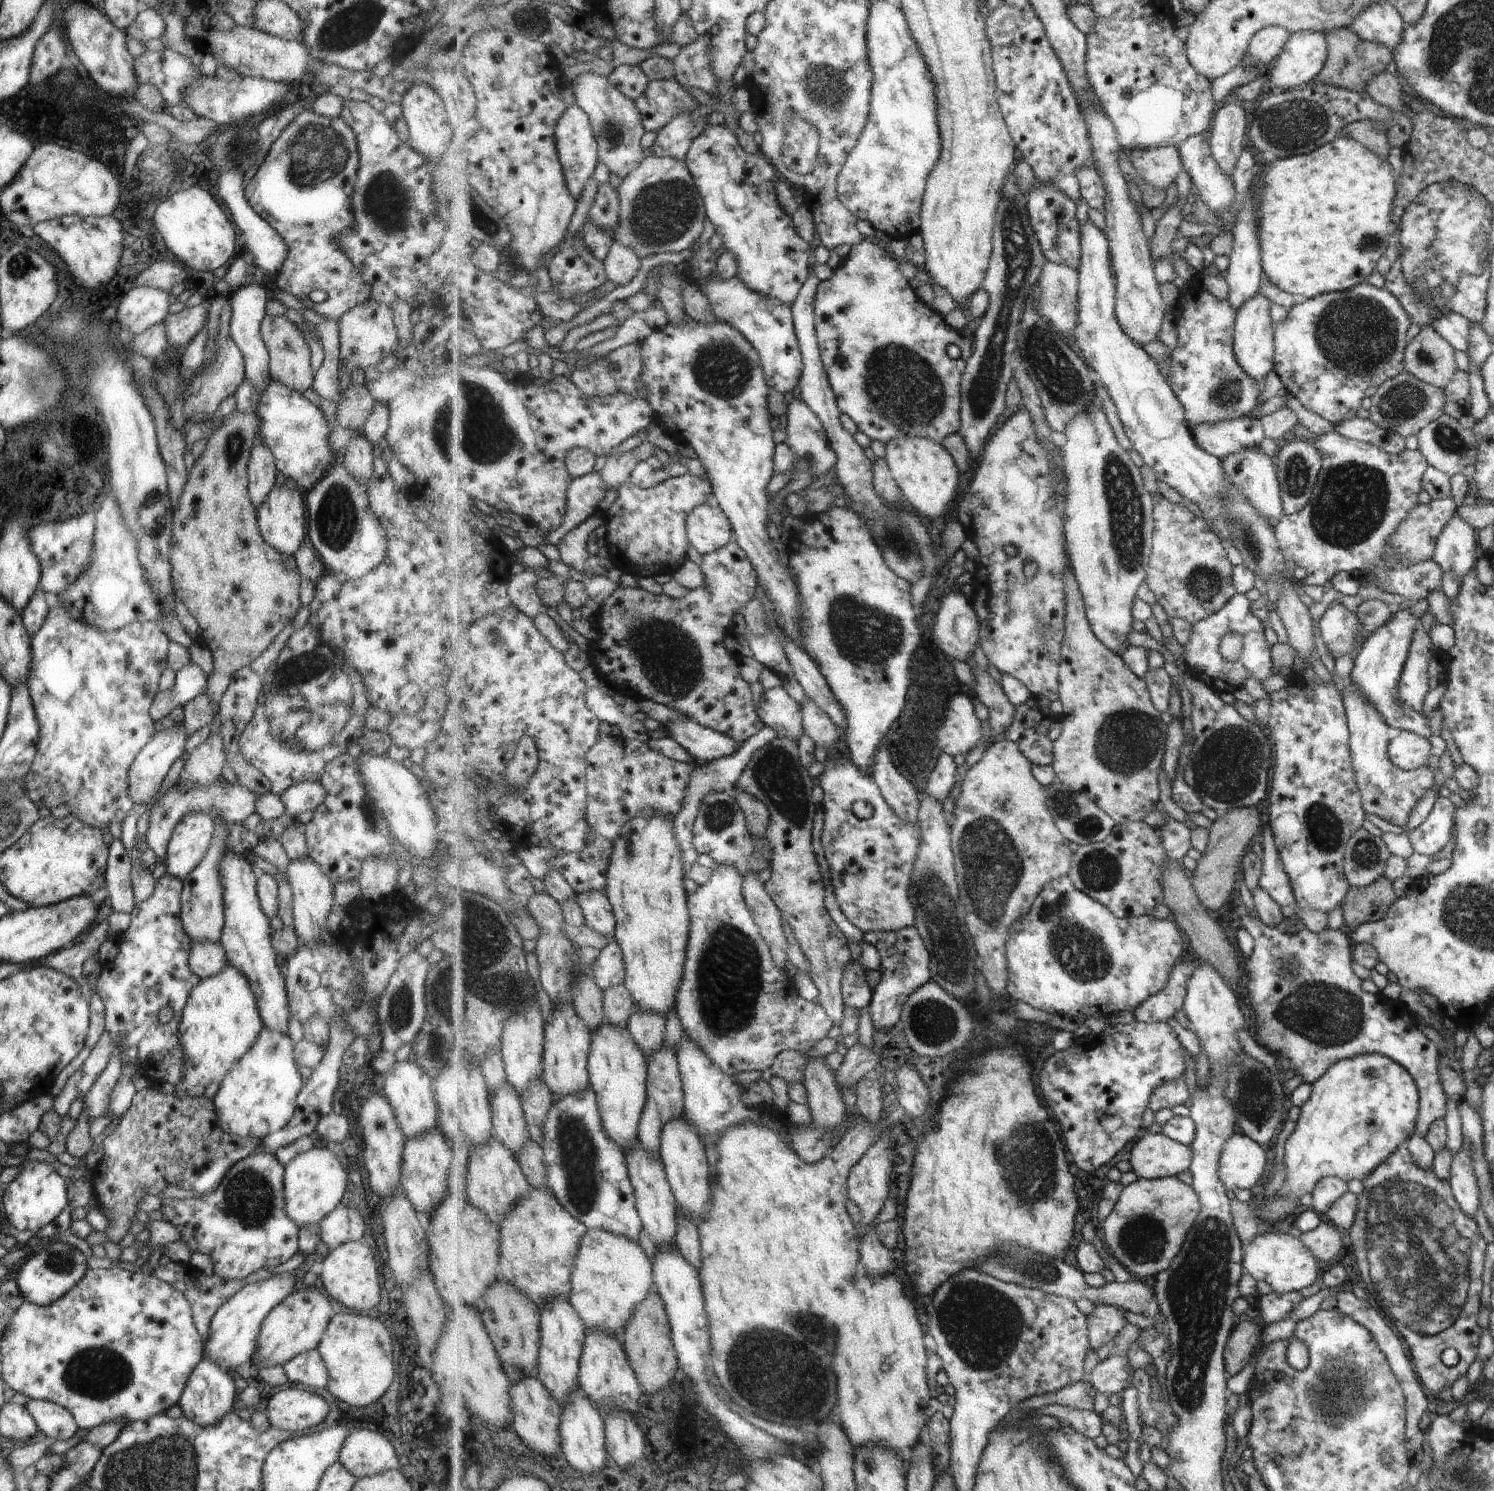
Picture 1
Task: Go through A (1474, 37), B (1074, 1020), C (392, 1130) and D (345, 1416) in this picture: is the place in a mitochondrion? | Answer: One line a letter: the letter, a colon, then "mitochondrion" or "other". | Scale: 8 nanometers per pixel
A: mitochondrion
B: other
C: other
D: other

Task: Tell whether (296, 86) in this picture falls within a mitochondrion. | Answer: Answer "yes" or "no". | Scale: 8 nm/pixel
no

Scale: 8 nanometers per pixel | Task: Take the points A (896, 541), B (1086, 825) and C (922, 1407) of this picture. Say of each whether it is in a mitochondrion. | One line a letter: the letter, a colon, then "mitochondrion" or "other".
A: mitochondrion
B: mitochondrion
C: other

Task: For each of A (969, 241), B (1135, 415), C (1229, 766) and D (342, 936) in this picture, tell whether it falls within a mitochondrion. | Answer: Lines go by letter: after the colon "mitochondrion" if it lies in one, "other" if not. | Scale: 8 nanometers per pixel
A: other
B: other
C: mitochondrion
D: other

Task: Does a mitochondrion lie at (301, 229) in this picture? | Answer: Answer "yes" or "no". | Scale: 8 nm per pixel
no

